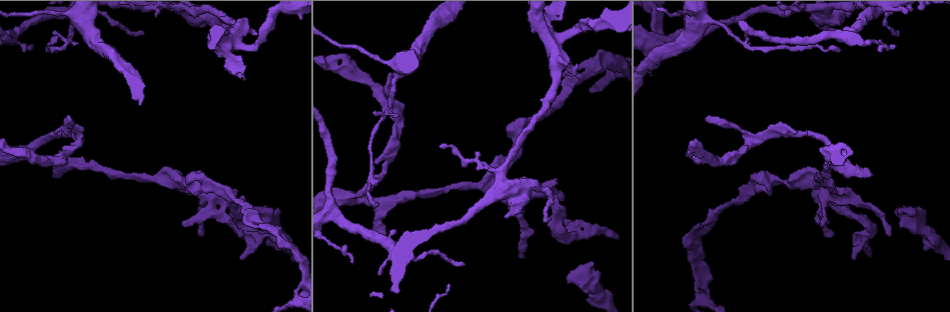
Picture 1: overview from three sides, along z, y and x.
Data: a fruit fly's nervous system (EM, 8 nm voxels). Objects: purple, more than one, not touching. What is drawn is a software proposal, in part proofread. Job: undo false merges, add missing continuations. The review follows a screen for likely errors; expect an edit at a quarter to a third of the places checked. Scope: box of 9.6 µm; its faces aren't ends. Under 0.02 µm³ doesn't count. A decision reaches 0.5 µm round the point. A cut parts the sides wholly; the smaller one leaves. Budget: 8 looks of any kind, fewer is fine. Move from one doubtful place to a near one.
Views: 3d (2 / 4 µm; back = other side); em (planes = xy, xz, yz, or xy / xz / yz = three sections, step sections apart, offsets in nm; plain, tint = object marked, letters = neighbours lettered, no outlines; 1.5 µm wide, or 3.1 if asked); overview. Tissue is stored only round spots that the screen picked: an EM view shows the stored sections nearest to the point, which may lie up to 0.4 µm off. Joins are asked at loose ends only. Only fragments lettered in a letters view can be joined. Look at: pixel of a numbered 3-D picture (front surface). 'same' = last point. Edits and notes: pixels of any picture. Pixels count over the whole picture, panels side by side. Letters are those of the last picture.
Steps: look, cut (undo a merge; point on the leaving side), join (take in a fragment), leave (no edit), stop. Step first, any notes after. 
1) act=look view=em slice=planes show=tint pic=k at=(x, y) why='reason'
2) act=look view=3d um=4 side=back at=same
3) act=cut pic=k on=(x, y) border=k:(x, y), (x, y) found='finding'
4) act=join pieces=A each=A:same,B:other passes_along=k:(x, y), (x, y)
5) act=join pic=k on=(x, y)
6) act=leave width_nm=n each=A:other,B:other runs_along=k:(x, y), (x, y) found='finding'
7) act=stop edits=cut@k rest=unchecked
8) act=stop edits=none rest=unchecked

act=look view=3d um=4 pic=1 at=(599, 52) why='branch stops here'

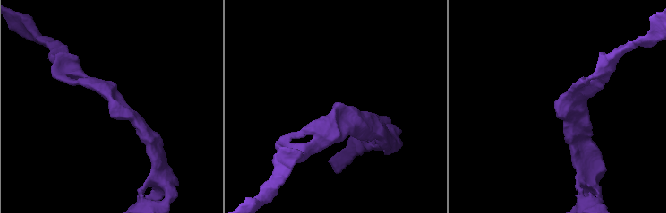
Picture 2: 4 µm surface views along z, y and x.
act=look view=em slice=planes show=letters pic=2 at=(561, 118) arm_widths_nm=220,240

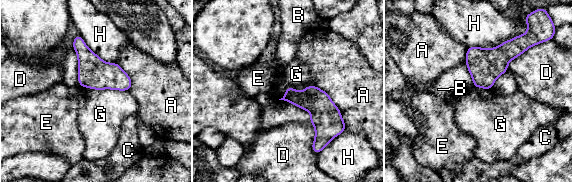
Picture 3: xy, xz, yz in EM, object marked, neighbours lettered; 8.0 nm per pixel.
act=leave longest_contact=H:440nm each=A:other,B:other,C:other,D:other,E:other,G:other,H:other border=3:(80, 86), (127, 91) found='no lettered fragment goes on from it'

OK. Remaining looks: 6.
act=look view=em slice=xy step=8 show=tint pic=1 at=(888, 236) why='tapers out'

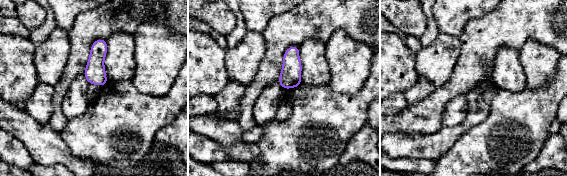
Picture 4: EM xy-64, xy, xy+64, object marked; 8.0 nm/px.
act=look view=em slice=yz step=8 show=letters at=same why='cut it another way'

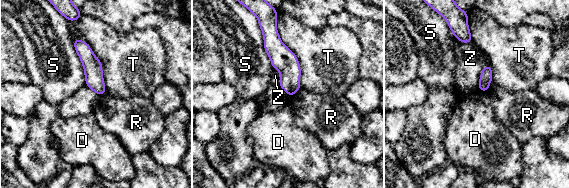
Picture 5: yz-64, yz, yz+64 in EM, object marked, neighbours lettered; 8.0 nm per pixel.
act=leave each=D:other,R:other,S:other,T:other,Z:other border=5:(72, 41), (83, 68), (86, 85) found='no lettered fragment goes on from it'

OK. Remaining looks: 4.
act=look view=em slice=yz step=8 show=tint pic=1 at=(271, 208) why='branch stops here'

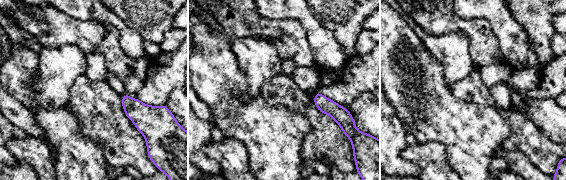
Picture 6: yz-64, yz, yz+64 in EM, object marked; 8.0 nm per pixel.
act=look view=em slice=planes show=letters at=same why='cut it another way'

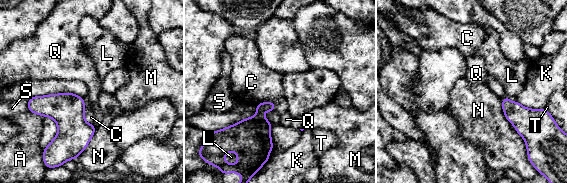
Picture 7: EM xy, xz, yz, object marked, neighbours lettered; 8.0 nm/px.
act=leave longest_contact=N:360nm each=A:other,C:other,K:other,L:other,M:other,N:other,Q:other,S:other,T:other found='no lettered fragment goes on from it'

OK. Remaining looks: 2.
act=stop edits=none rest=unchecked

